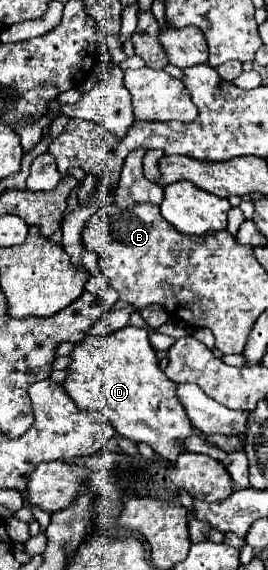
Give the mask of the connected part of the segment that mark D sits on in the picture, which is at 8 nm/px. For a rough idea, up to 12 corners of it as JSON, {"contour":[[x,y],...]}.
{"contour":[[147,330],[77,342],[63,388],[161,458],[193,434]]}

